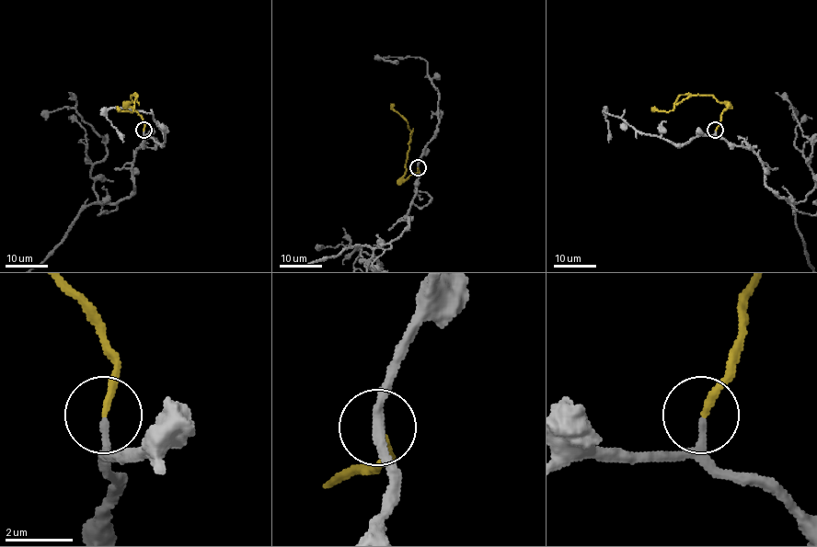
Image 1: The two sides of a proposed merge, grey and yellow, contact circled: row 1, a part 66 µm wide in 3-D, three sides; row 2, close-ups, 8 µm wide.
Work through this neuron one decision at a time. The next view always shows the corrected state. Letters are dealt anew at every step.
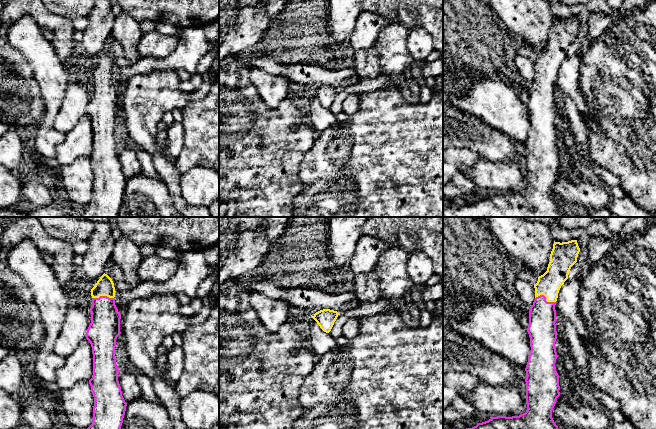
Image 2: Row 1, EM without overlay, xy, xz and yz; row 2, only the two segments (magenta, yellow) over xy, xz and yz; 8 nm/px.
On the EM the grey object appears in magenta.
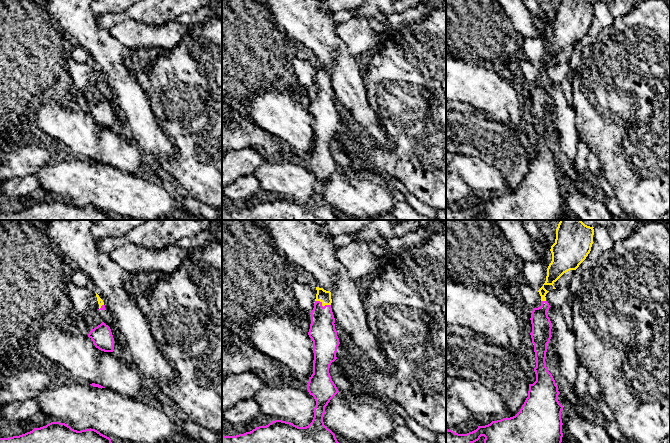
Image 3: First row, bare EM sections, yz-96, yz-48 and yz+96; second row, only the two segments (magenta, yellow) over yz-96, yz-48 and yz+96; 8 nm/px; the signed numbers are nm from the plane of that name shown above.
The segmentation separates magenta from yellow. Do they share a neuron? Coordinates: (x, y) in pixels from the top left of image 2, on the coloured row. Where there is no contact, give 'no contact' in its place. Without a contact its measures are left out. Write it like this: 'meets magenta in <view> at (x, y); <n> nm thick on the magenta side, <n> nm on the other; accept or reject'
meets magenta in yz at (545, 298); 220 nm thick on the magenta side, 190 nm on the other; accept

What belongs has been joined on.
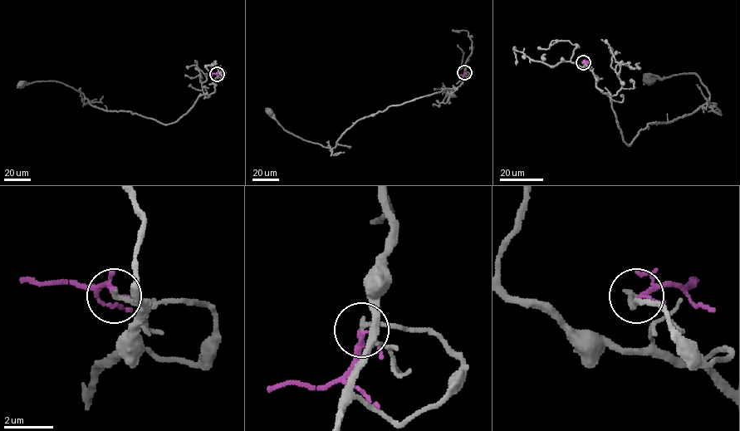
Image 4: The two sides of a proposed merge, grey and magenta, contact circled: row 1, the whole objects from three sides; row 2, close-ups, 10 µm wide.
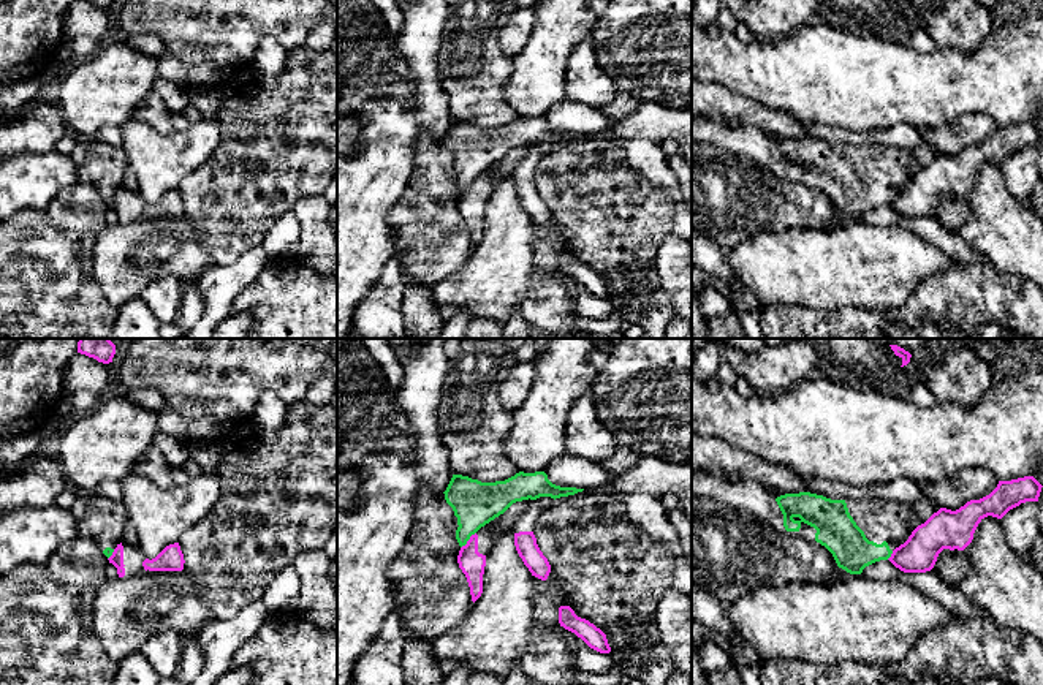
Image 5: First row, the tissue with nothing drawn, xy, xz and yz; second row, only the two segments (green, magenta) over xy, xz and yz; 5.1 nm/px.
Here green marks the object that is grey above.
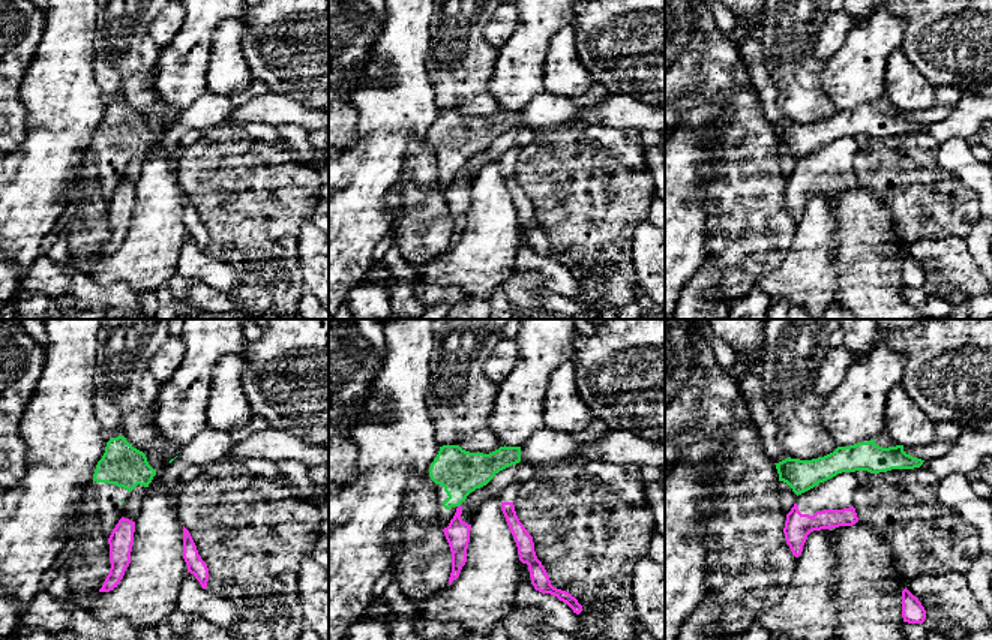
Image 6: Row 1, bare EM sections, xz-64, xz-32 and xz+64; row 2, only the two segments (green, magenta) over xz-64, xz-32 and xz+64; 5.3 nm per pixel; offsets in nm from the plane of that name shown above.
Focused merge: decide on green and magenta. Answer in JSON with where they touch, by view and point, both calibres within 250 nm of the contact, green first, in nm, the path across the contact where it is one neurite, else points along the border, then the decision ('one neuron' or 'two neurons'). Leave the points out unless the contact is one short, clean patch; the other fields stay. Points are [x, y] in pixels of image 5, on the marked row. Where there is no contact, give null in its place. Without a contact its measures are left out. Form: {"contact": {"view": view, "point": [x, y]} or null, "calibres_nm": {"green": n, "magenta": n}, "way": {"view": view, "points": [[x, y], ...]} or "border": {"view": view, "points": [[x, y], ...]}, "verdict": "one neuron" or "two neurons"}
{"contact": {"view": "xz", "point": [469, 538]}, "calibres_nm": {"green": 240, "magenta": 130}, "border": {"view": "xz", "points": [[475, 532], [461, 548]]}, "verdict": "two neurons"}

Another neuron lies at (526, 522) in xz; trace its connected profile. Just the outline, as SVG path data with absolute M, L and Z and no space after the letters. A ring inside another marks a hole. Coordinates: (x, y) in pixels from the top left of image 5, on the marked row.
M532 501L516 519L510 532L514 535L516 551L532 576L546 581L551 573L551 565L540 551L533 535L533 527L541 511L543 509L538 506L538 503Z

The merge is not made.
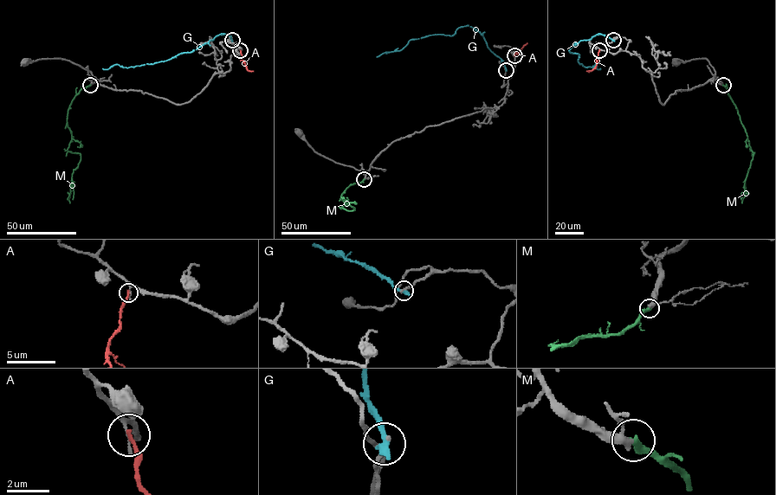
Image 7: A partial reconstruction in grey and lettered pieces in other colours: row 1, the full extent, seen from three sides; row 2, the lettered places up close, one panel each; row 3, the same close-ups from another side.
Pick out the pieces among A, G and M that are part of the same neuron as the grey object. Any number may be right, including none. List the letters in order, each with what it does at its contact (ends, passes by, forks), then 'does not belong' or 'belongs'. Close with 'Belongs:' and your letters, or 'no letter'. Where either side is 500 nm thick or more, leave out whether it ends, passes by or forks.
A: it ends there; does not belong
G: it ends there; does not belong
M: it ends there; belongs
Belongs: M

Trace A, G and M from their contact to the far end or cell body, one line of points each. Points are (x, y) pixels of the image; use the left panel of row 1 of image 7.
A: (240, 50), (248, 70), (253, 71)
G: (232, 41), (229, 35), (221, 34), (190, 52), (164, 61), (102, 68)
M: (90, 85), (67, 111), (67, 150), (79, 153), (80, 160), (68, 199), (67, 192)

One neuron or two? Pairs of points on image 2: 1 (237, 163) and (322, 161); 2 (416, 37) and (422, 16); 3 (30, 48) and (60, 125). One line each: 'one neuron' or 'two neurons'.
1: two neurons
2: two neurons
3: two neurons

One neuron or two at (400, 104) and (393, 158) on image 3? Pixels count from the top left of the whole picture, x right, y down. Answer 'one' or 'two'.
one

